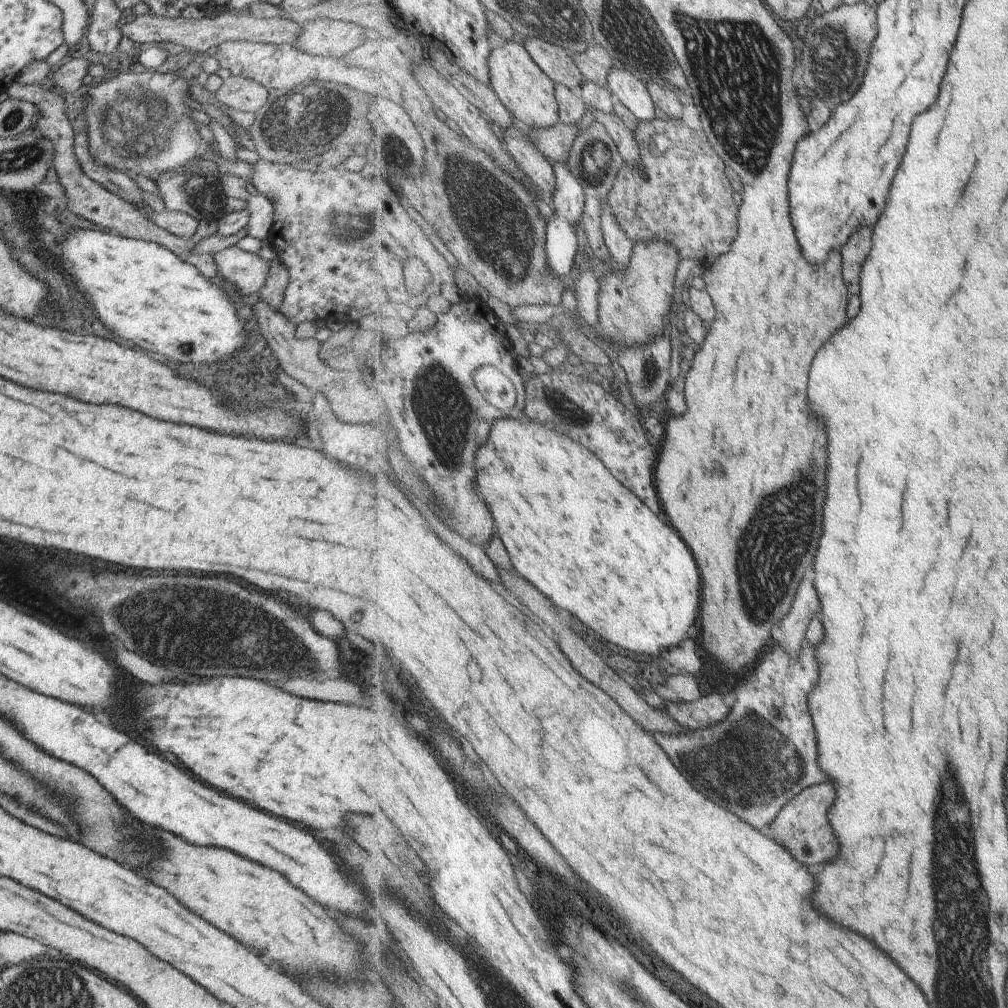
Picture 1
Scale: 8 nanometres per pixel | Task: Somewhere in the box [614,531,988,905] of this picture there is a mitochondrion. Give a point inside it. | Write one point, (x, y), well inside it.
(753, 764)

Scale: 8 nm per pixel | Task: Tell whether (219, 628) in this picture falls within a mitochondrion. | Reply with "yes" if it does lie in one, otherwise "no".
yes

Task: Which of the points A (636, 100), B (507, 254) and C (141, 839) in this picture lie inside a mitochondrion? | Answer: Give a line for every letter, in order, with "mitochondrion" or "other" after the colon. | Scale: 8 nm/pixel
A: other
B: mitochondrion
C: other

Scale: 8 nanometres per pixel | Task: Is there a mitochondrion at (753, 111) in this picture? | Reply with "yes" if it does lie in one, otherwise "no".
yes

